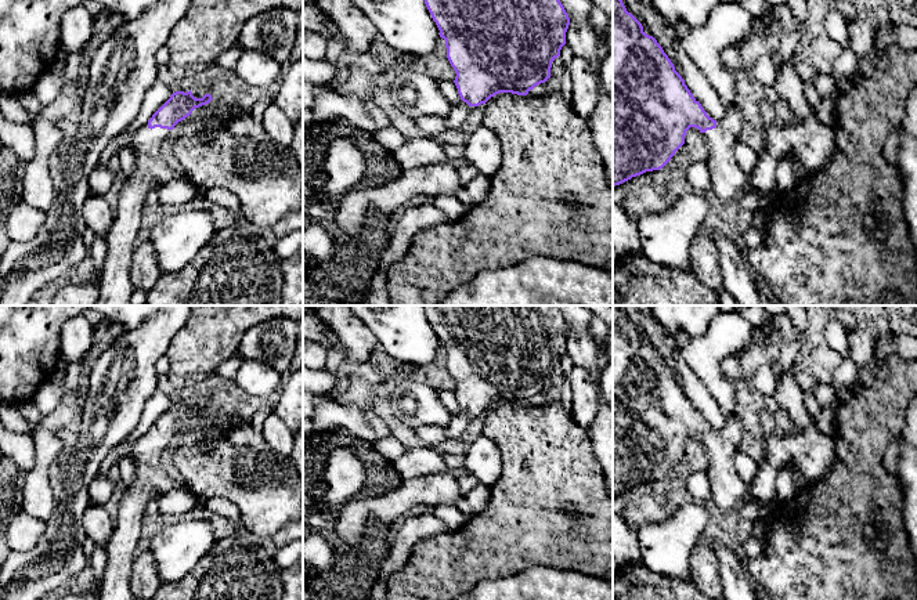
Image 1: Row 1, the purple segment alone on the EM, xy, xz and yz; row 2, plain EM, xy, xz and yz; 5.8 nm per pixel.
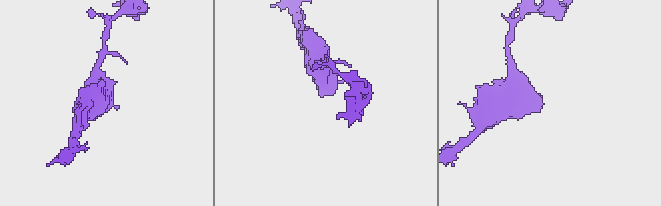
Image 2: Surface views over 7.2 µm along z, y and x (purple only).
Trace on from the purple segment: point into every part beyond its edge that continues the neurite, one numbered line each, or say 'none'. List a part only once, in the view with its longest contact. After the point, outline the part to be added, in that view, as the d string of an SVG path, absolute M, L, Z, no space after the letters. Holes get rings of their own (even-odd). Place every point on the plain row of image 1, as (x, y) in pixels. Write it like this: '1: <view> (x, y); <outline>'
1: xy (151, 483); M148 433L133 445L130 458L136 465L137 477L120 500L116 525L105 547L108 565L97 593L100 600L136 600L130 589L130 574L147 505L180 488L160 465L162 453L170 447L173 440L160 437L151 440Z

